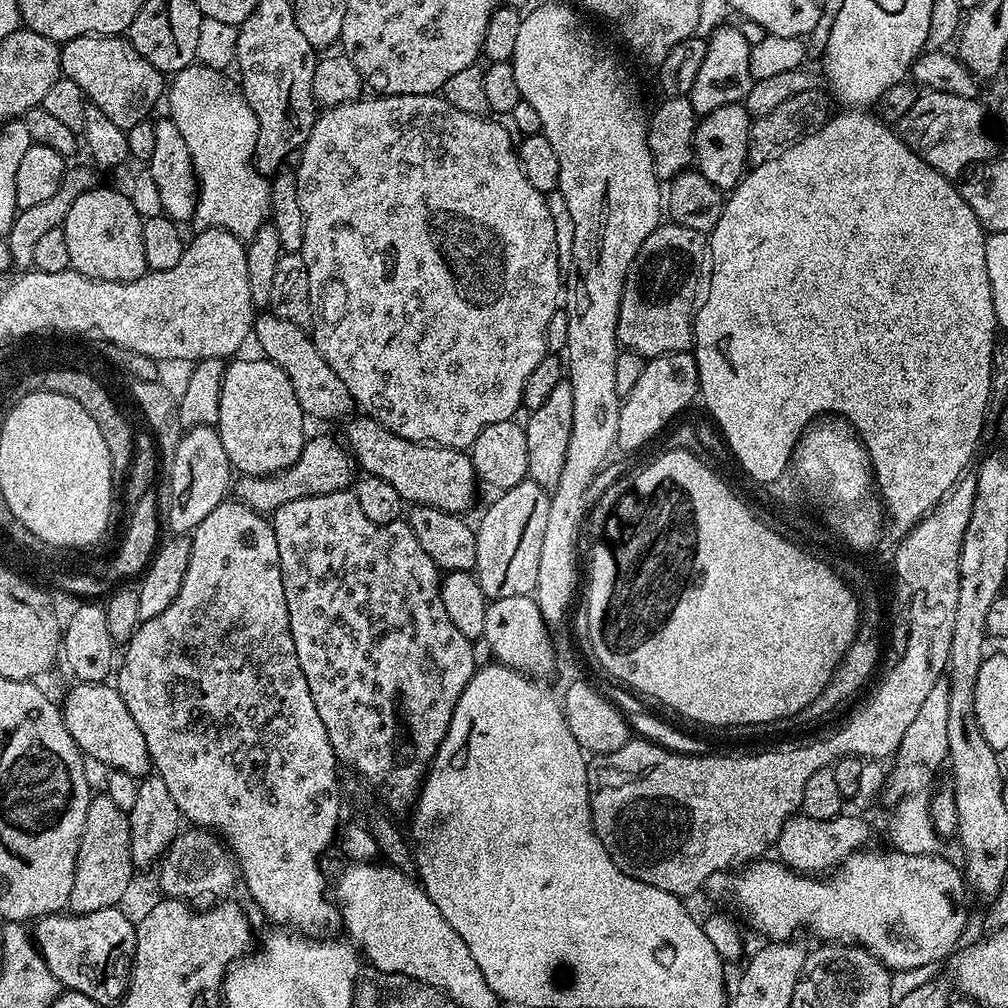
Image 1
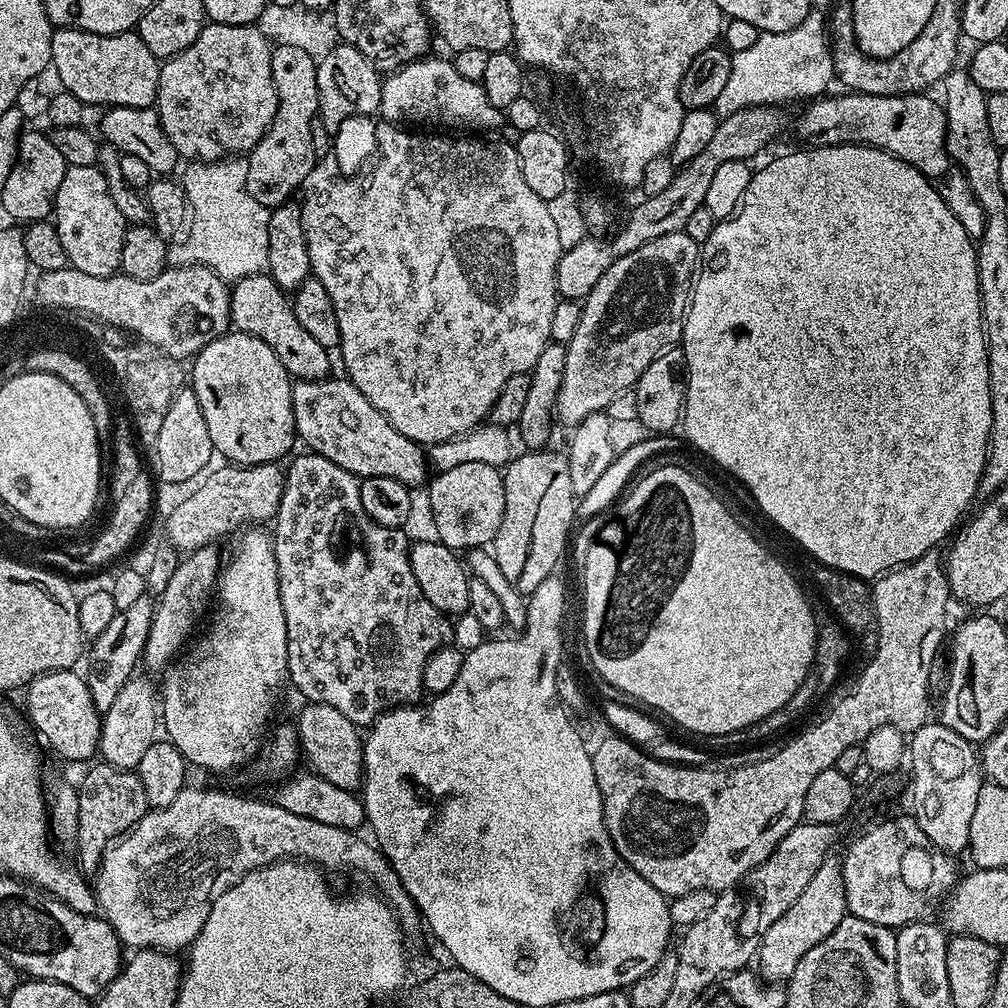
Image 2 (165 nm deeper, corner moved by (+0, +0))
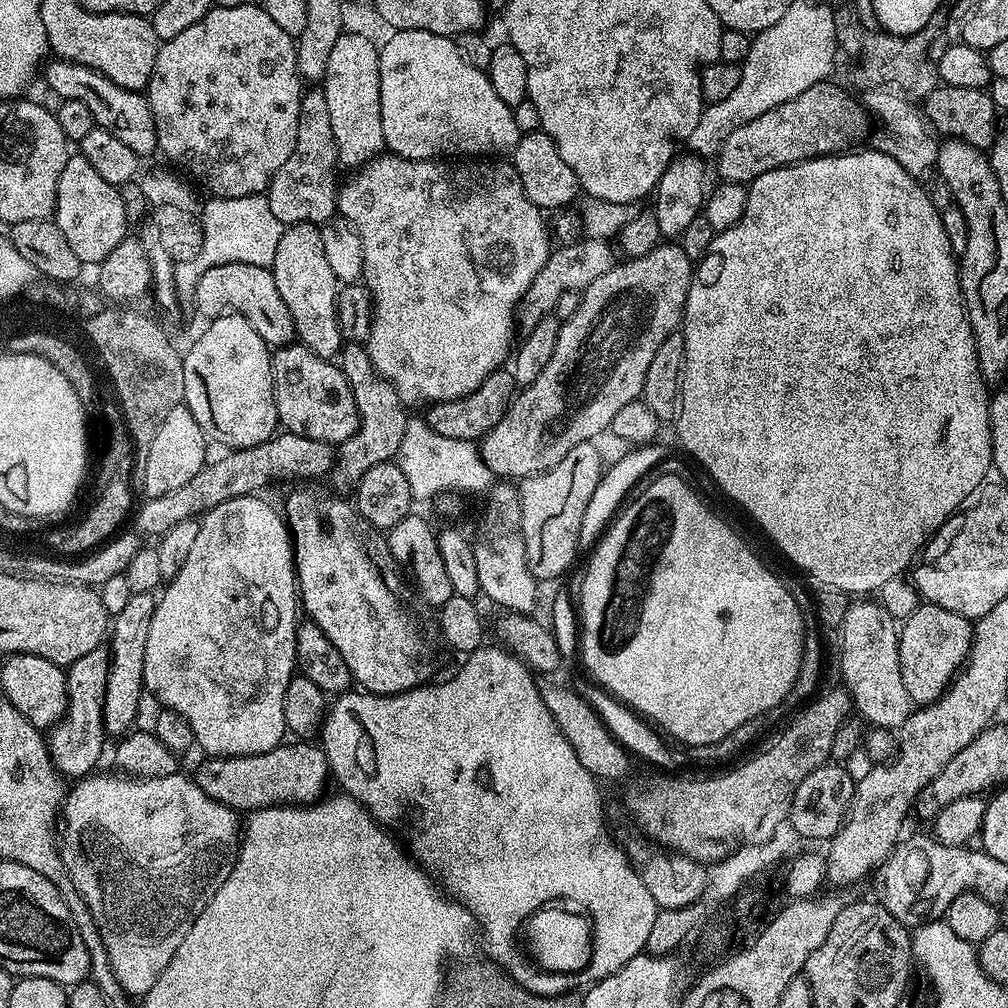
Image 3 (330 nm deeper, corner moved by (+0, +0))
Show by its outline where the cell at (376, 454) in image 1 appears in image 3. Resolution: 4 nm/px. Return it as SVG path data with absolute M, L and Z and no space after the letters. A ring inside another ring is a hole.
M293 342L272 352L272 381L276 418L281 429L339 446L360 425L350 382L346 382L339 363L315 356L303 344Z

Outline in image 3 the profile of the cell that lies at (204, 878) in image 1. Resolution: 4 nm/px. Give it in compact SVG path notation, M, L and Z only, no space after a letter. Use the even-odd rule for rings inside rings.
M89 774L77 779L76 784L67 789L64 797L64 807L58 821L58 843L60 845L60 857L68 871L70 882L74 882L74 890L78 890L80 897L90 906L90 914L94 914L94 922L98 924L98 930L102 934L102 942L106 944L106 954L110 956L110 966L114 970L114 978L123 986L125 992L132 998L143 998L158 982L158 974L166 970L174 950L190 934L190 926L202 914L204 905L210 902L210 898L222 886L222 882L228 879L232 865L236 862L236 853L240 850L240 837L242 835L241 817L232 808L227 808L222 802L214 802L196 784L195 779L188 780L183 774L167 776L166 778L133 778L127 774L115 774L116 776L96 776Z

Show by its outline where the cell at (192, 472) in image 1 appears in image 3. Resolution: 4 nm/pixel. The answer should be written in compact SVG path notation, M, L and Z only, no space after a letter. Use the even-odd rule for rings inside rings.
M133 592L130 602L126 602L126 610L118 614L111 621L110 635L108 638L109 664L107 674L107 688L103 704L104 731L109 736L125 735L133 724L140 706L140 700L144 697L144 656L146 654L146 640L150 629L151 616L154 614L157 597L150 592Z

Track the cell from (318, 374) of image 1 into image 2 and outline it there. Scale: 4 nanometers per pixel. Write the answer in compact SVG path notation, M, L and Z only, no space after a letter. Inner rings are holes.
M261 274L259 276L247 276L241 280L235 281L230 288L232 297L230 298L230 324L237 332L245 332L254 338L262 338L262 342L266 342L266 346L270 346L270 350L274 350L274 354L278 354L278 362L282 362L282 366L287 370L293 381L297 380L327 380L332 368L332 360L329 349L322 346L322 342L317 340L308 333L305 328L298 322L298 318L292 309L292 301L289 293L285 289L279 288L272 281L271 276Z

